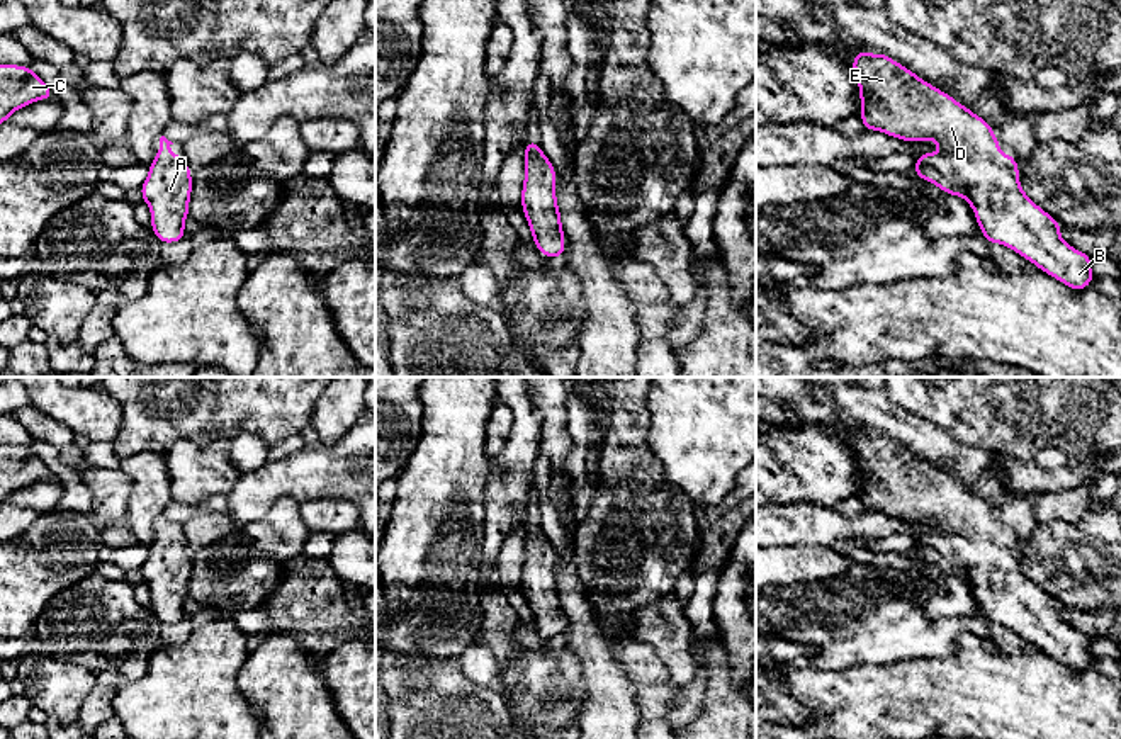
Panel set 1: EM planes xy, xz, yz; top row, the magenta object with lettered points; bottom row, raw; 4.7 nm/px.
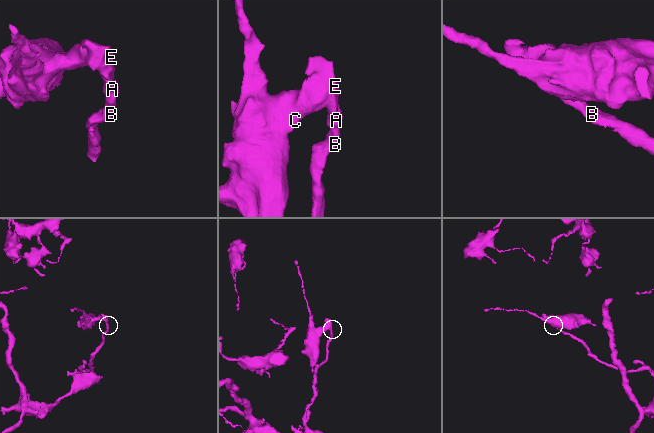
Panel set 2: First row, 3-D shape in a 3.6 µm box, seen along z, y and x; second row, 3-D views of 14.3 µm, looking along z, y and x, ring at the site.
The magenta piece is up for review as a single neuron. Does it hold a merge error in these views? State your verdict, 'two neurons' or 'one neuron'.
one neuron

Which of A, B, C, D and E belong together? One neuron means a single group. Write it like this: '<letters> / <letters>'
A B C D E

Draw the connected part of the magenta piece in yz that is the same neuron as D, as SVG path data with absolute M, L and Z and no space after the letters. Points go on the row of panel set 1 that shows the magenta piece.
M856 53L853 71L865 129L938 143L939 153L915 155L914 175L966 199L989 243L1014 250L1073 291L1096 279L1092 255L1063 241L1062 224L1024 194L1016 158L999 149L985 119L883 53Z

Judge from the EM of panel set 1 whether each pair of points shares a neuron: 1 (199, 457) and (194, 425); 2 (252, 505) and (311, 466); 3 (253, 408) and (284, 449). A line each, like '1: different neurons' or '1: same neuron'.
1: different neurons
2: same neuron
3: different neurons

